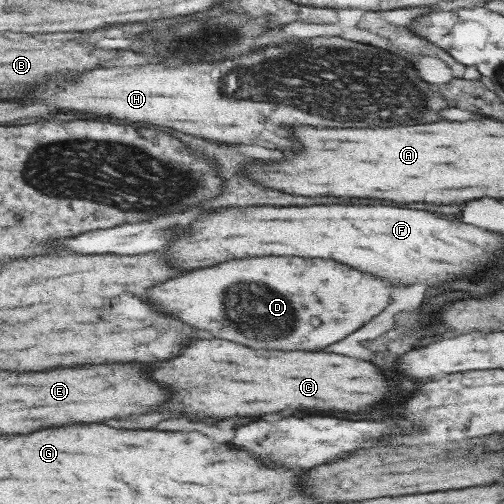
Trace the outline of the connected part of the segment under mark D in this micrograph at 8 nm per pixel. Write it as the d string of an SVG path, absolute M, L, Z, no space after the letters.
M261 256L228 260L213 266L192 269L175 275L148 292L151 305L159 311L176 316L195 328L207 330L217 338L245 344L255 350L321 350L379 314L392 298L390 292L401 286L386 283L369 273L357 272L333 260L309 260L298 256Z

